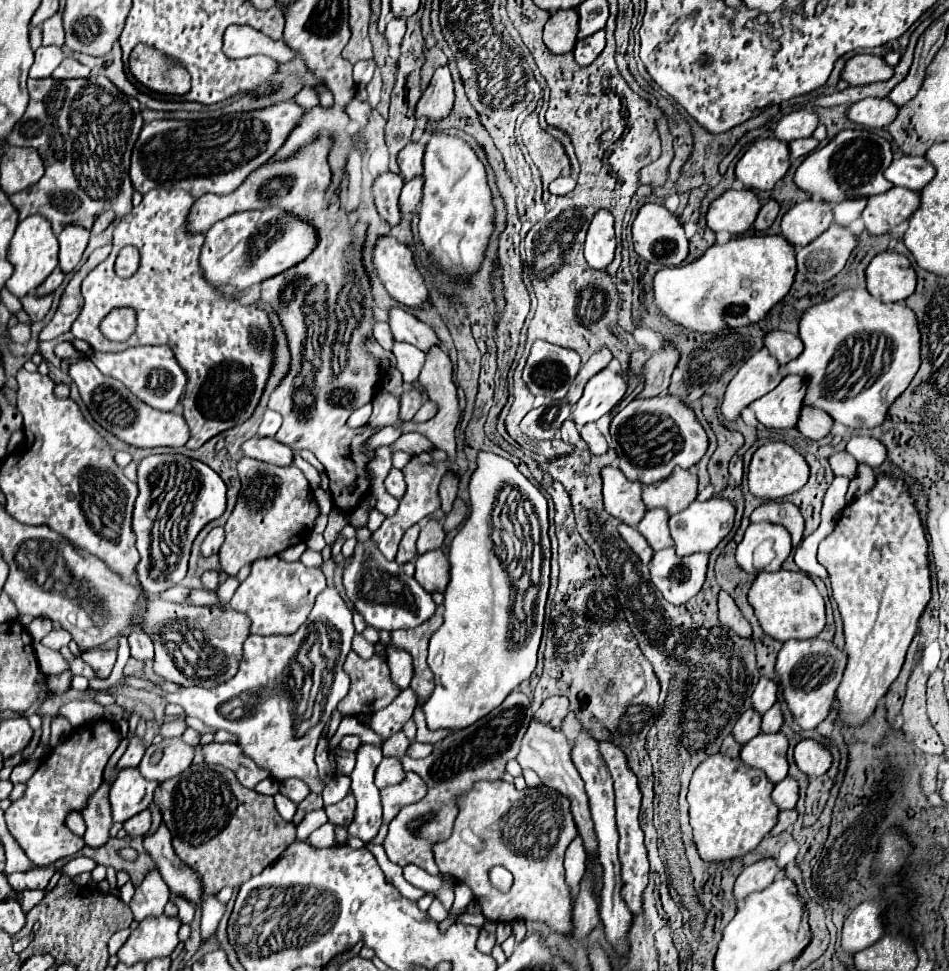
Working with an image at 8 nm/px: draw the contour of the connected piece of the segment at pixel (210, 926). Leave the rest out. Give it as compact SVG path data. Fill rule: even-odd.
M208 895L204 899L204 903L202 903L202 927L200 927L202 943L208 941L216 933L224 911L226 911L226 903L220 903L216 895Z

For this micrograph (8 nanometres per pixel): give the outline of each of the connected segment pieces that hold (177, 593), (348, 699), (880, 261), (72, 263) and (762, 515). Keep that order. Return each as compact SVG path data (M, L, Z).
M176 585L174 589L168 589L166 593L160 593L162 599L174 601L174 603L186 603L188 595L190 595L190 589L188 587L182 587L182 585Z
M350 651L346 657L346 663L344 663L344 671L350 675L352 685L350 685L348 695L338 703L338 711L342 715L360 717L360 715L376 713L376 711L384 709L386 705L390 705L392 697L398 697L398 693L400 693L400 687L390 679L390 669L388 669L386 659L380 655L374 655L370 659L362 659L356 651Z
M882 251L870 261L866 269L866 283L868 291L884 303L904 301L916 289L916 271L904 255L896 251Z
M68 225L58 235L58 241L60 241L60 263L58 263L58 267L64 273L70 273L80 263L82 253L88 245L88 235L90 233L78 225Z
M776 501L764 503L752 513L750 519L754 523L772 521L772 523L778 523L778 525L786 527L788 533L792 535L792 547L798 547L798 543L802 539L804 519L800 515L800 509L794 503L788 503L788 501L784 501L784 503L776 503Z

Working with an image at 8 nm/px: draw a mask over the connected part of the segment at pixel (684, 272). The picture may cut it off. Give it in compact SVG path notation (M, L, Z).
M782 235L732 237L726 245L712 245L690 265L660 269L654 277L654 301L674 323L700 333L714 333L724 327L762 321L788 295L794 275L794 247Z

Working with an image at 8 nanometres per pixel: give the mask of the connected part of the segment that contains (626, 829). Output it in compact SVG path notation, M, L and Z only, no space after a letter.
M600 743L600 753L612 773L614 779L614 791L616 791L616 821L618 821L618 833L620 833L620 863L622 863L622 897L632 913L642 911L642 891L648 883L648 857L646 857L646 847L644 847L644 833L638 825L638 813L640 813L640 789L638 789L638 779L630 771L624 753L610 743Z

